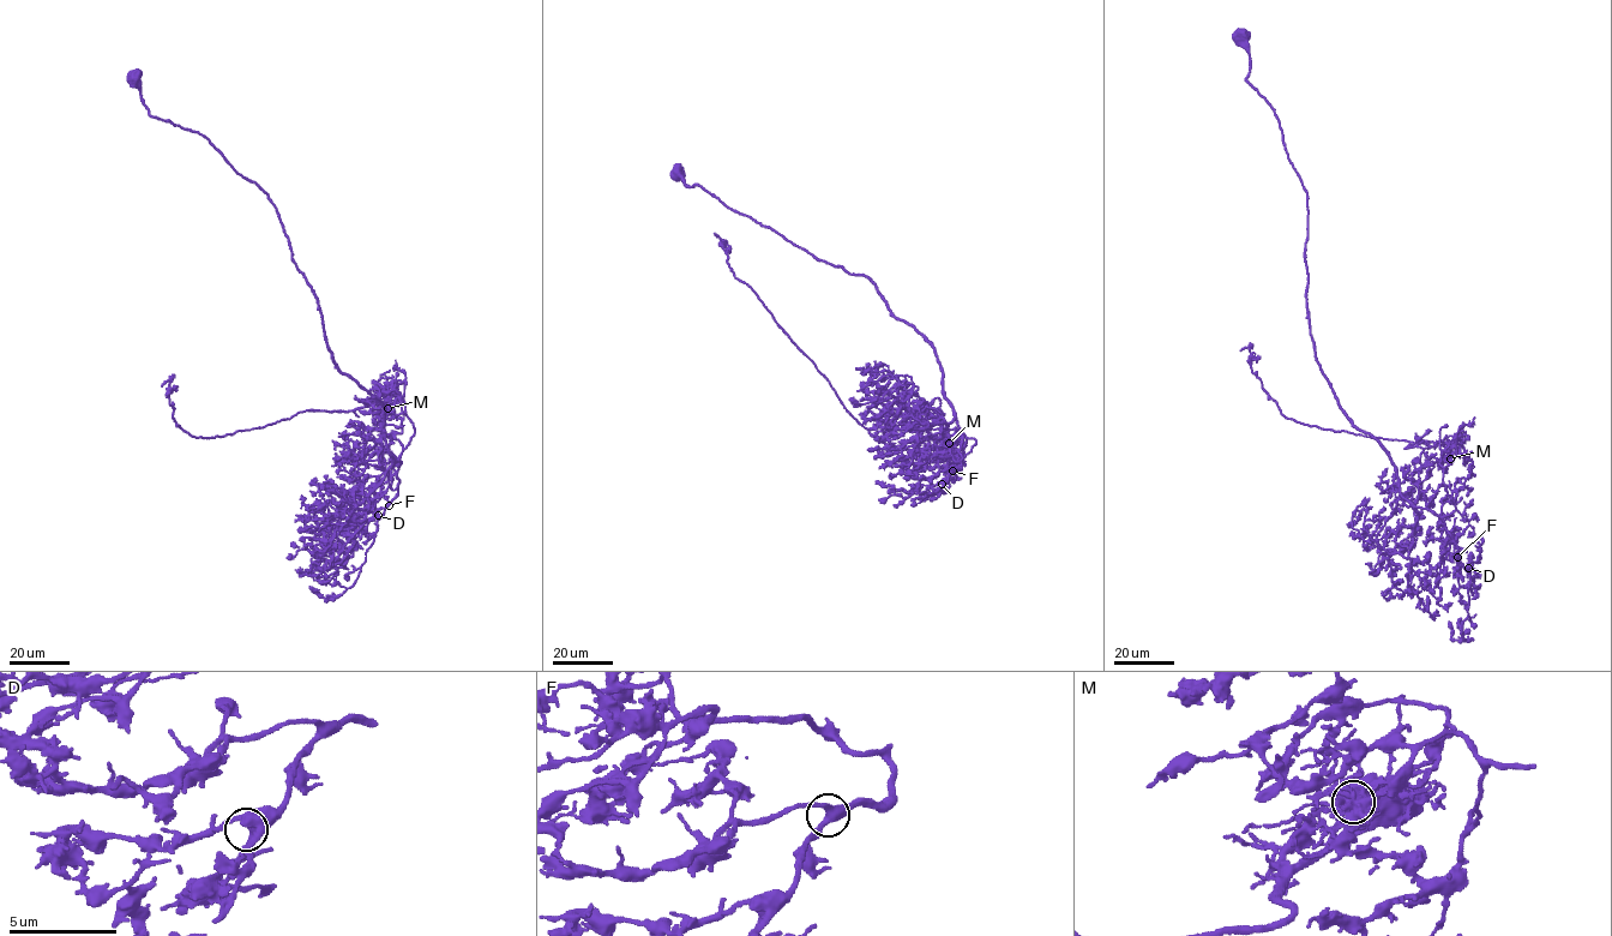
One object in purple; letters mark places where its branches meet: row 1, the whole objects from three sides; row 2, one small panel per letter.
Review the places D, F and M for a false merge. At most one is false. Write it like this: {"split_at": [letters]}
{"split_at": ["M"]}

